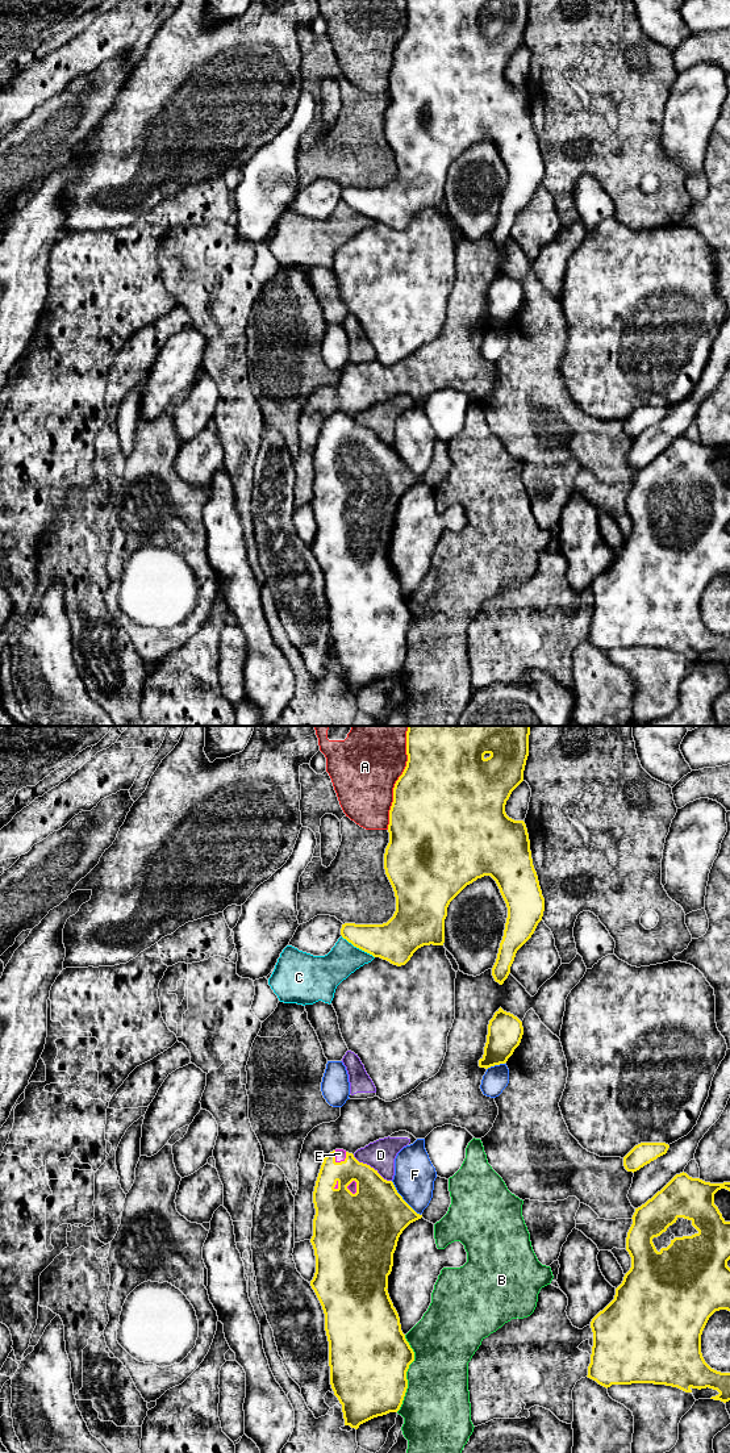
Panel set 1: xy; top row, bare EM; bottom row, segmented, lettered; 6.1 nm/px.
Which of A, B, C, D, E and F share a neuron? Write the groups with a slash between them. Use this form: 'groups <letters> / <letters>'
groups A / B / C / D / E / F

